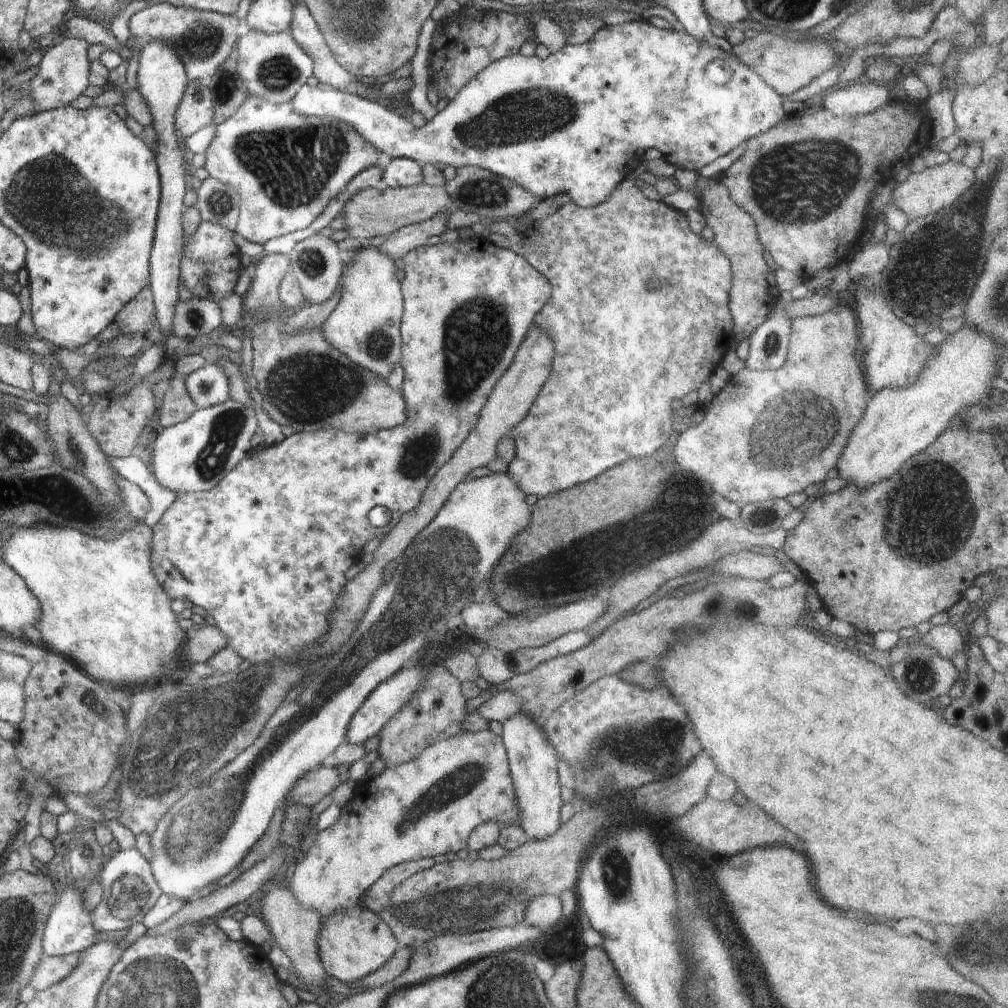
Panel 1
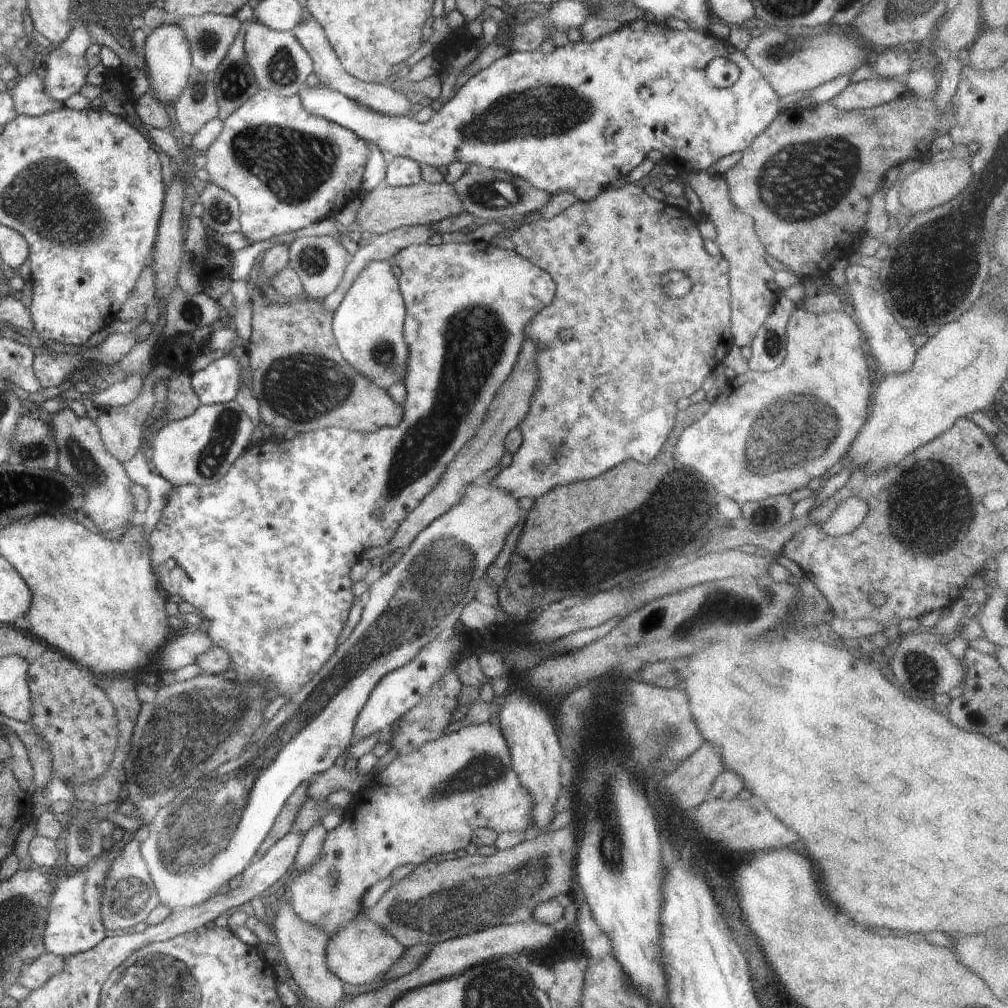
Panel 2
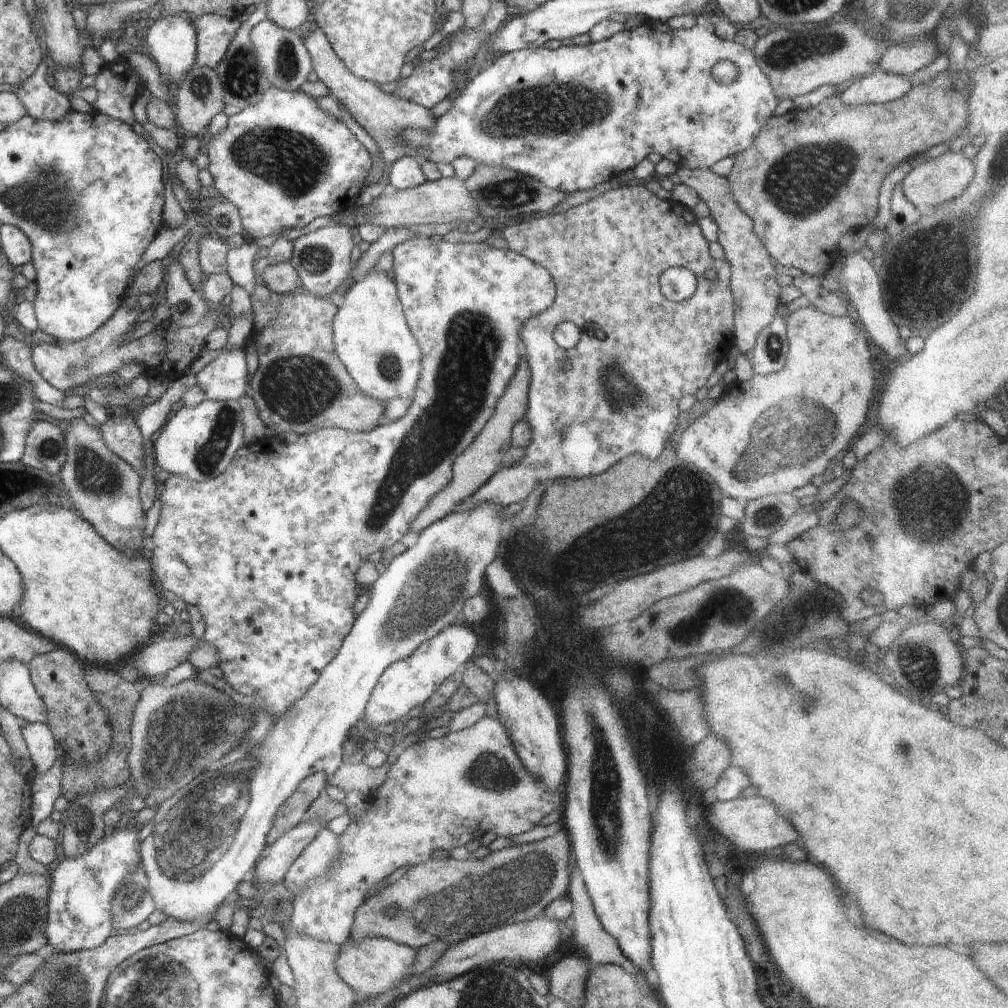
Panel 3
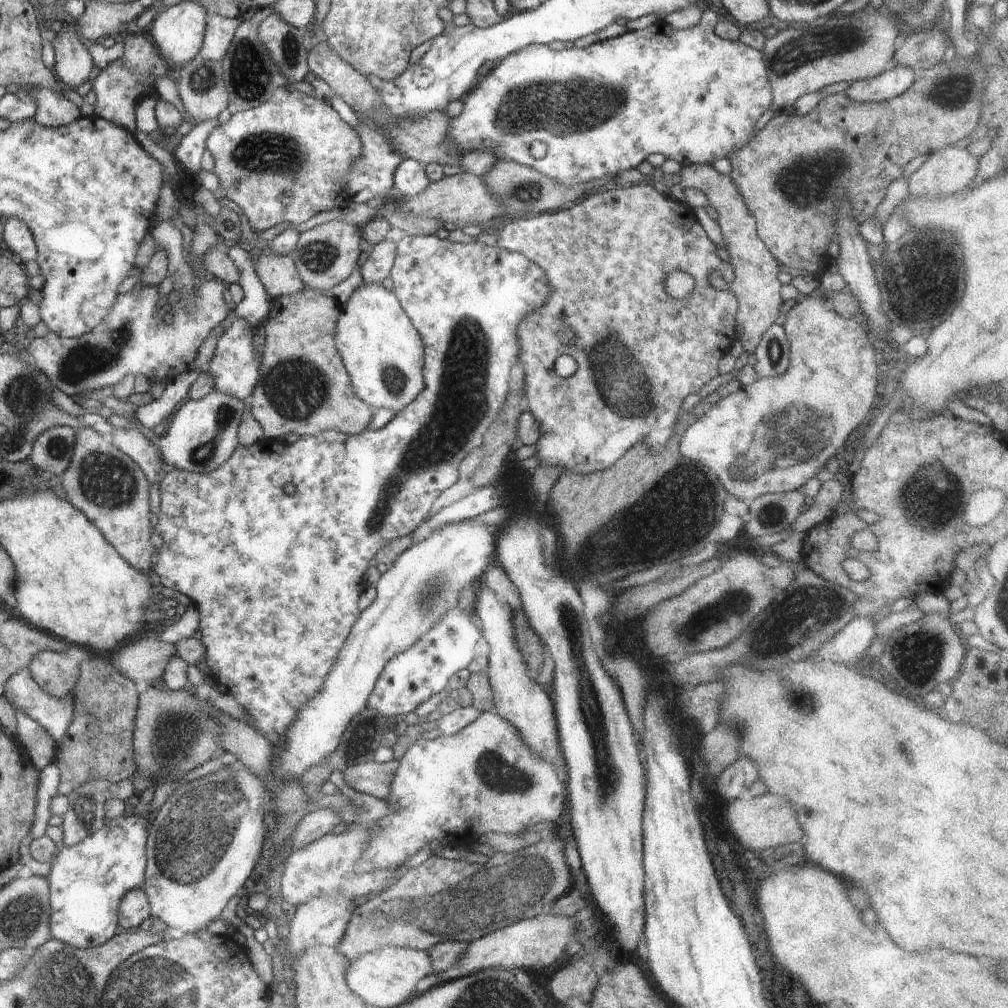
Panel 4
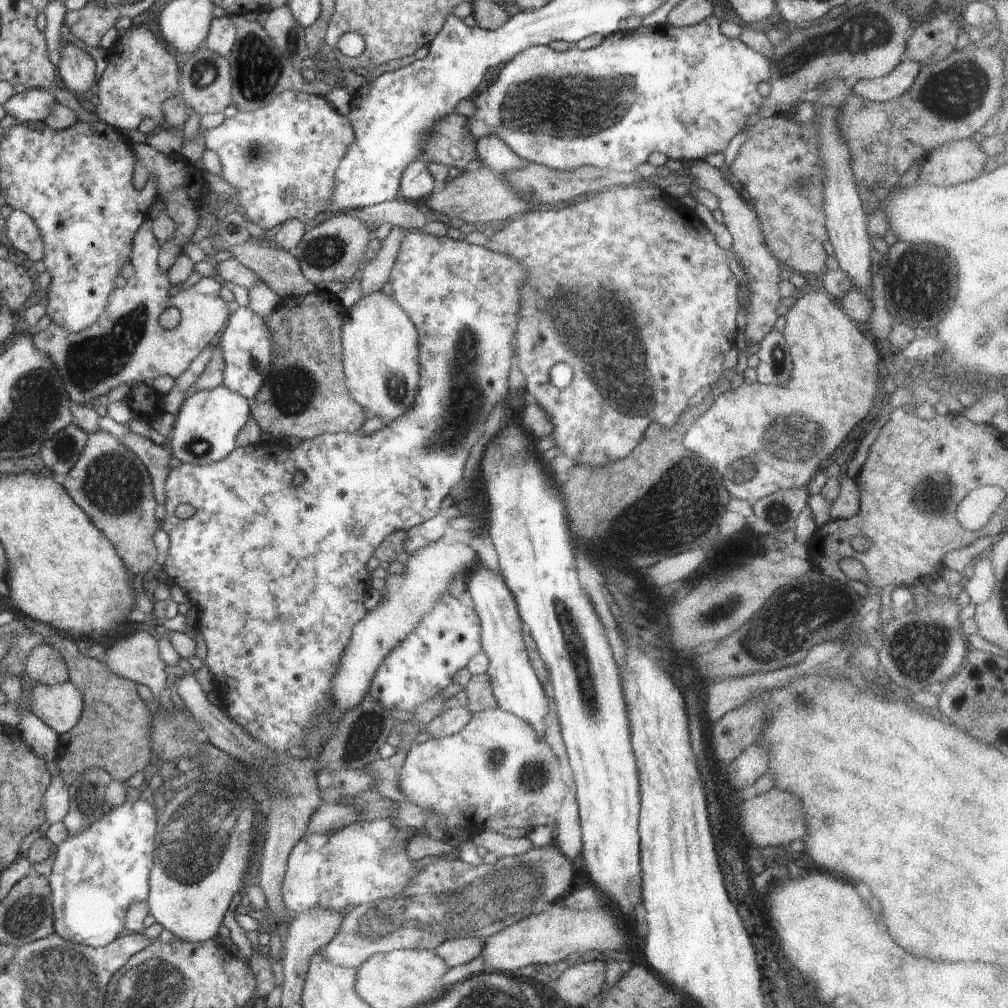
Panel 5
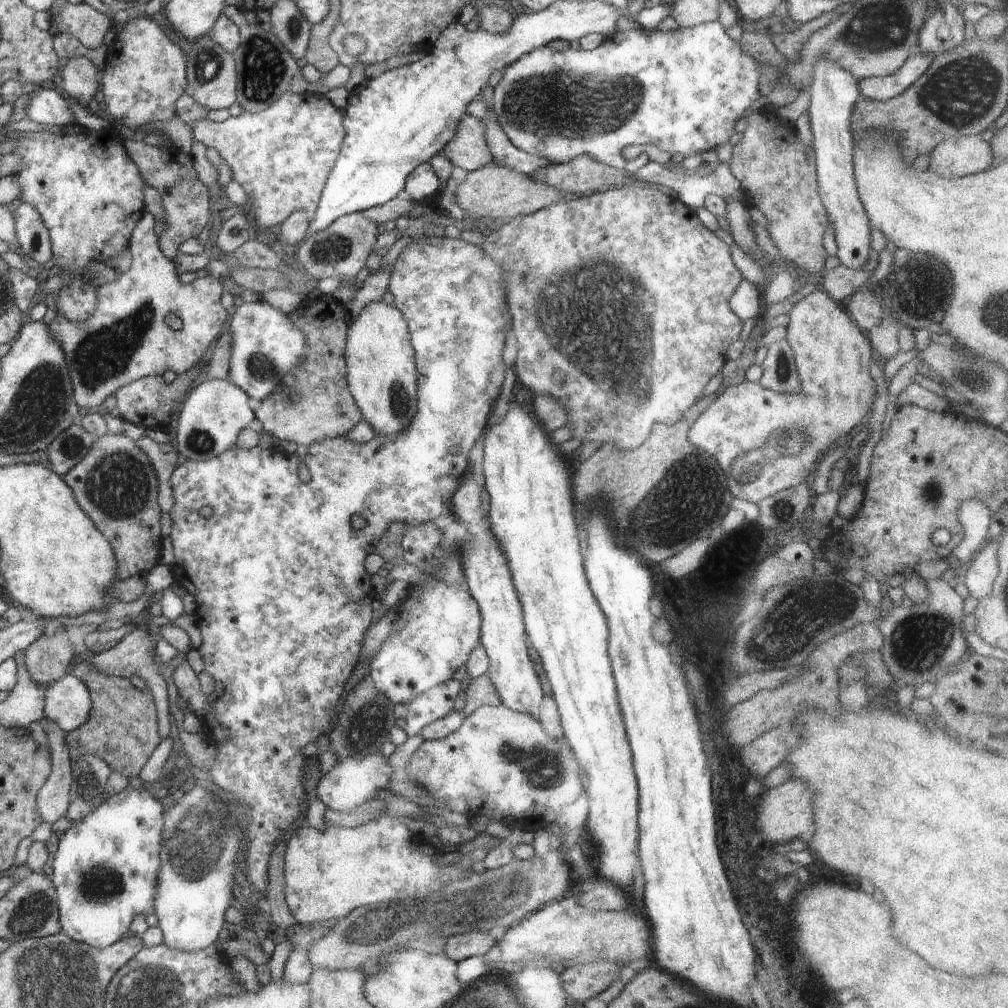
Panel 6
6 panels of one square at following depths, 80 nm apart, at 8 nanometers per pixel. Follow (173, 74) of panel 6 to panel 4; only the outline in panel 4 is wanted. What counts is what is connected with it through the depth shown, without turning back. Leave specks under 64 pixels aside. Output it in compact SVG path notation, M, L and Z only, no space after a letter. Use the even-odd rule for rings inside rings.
M132 34L124 40L123 56L113 60L106 68L101 68L93 82L93 90L96 95L96 101L93 104L94 115L118 123L131 133L134 133L134 128L136 128L134 110L136 110L138 100L146 92L153 92L152 84L154 84L156 78L168 75L166 62L160 58L157 48L152 48L152 44L148 40L144 40L144 37L146 36Z

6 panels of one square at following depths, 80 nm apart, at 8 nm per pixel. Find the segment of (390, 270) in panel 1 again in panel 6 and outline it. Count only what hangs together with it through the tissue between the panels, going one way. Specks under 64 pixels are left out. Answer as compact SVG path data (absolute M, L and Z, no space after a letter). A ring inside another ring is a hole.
M383 300L367 304L350 320L346 335L347 383L363 419L378 435L399 433L416 412L417 366L408 321Z

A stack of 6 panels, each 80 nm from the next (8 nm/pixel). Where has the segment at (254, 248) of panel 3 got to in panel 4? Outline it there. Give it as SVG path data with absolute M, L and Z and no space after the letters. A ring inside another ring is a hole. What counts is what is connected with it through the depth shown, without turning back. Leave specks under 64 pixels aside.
M232 244L226 249L231 261L236 265L239 277L236 283L243 290L243 299L234 306L234 317L242 319L252 330L258 328L265 319L272 298L260 282L252 264L252 254Z

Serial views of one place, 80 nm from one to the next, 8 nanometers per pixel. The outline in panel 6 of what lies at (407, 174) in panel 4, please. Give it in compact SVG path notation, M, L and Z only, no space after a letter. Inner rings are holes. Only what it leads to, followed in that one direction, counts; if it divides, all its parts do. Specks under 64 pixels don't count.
M428 161L419 164L404 185L403 195L412 202L434 199L441 193L438 177Z

